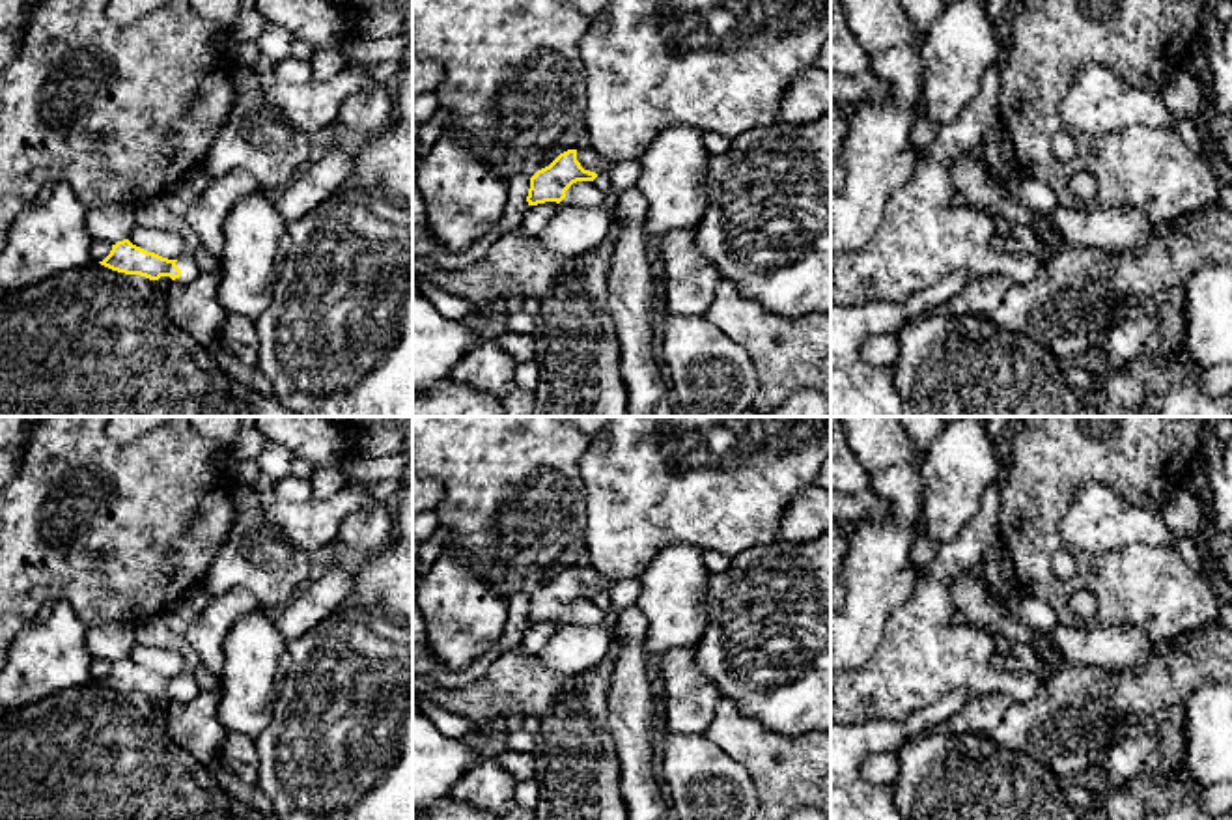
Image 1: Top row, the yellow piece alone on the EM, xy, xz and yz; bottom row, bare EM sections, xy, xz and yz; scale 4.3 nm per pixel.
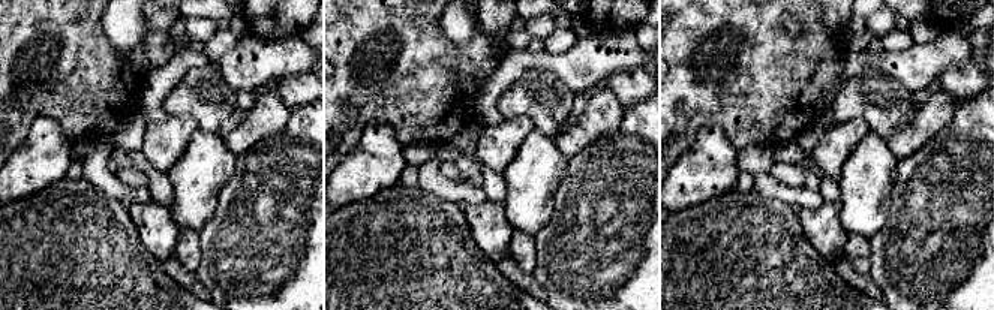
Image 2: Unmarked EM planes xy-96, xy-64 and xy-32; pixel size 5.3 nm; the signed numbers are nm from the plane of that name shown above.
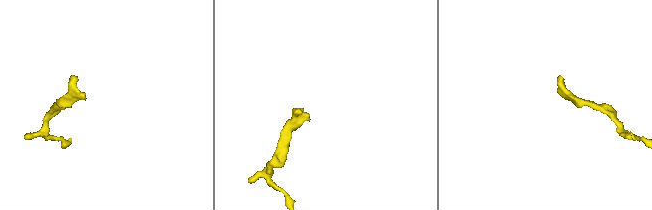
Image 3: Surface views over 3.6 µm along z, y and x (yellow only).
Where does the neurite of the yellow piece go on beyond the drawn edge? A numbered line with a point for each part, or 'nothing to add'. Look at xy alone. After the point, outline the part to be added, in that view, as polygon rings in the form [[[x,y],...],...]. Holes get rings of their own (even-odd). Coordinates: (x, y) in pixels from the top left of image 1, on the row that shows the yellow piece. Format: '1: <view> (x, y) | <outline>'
1: xy (189, 269) | [[[181,258],[175,262],[175,265],[181,269],[181,276],[175,278],[175,282],[187,284],[202,273],[194,258]]]

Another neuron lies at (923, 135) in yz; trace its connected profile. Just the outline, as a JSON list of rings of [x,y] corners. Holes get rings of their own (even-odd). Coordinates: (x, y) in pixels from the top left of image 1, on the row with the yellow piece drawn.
[[[924,93],[917,99],[917,116],[911,131],[911,142],[917,149],[926,149],[935,140],[937,127],[931,123],[926,112]]]

